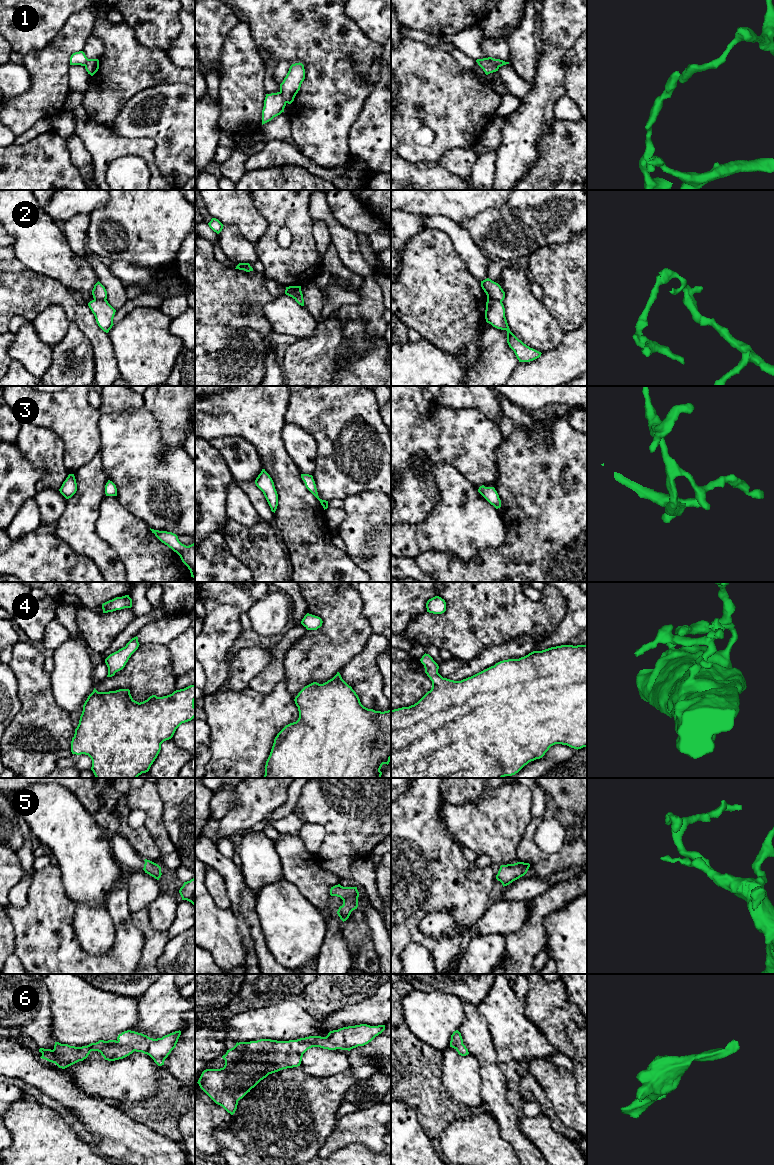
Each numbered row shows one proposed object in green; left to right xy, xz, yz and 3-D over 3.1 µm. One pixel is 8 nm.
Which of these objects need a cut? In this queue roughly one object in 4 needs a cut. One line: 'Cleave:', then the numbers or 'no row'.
Cleave: 1, 2

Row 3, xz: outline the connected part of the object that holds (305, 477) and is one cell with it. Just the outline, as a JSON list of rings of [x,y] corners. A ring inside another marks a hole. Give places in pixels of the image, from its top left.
[[[301,474],[301,478],[304,481],[306,488],[320,501],[324,510],[327,509],[328,508],[328,501],[322,500],[319,498],[313,476],[309,475],[309,474]]]

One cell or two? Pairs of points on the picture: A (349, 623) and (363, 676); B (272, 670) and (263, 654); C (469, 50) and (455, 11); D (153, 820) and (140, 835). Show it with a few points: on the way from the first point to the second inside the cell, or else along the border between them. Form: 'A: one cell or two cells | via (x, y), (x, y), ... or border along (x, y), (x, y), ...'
A: two cells | border along (371, 635), (365, 646), (340, 670)
B: two cells | border along (269, 649), (271, 661), (251, 679)
C: two cells | border along (478, 23), (454, 34), (439, 36)
D: two cells | border along (144, 825), (158, 848)

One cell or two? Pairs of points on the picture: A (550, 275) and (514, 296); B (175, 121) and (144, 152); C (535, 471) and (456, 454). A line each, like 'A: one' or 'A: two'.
A: two
B: two
C: two

